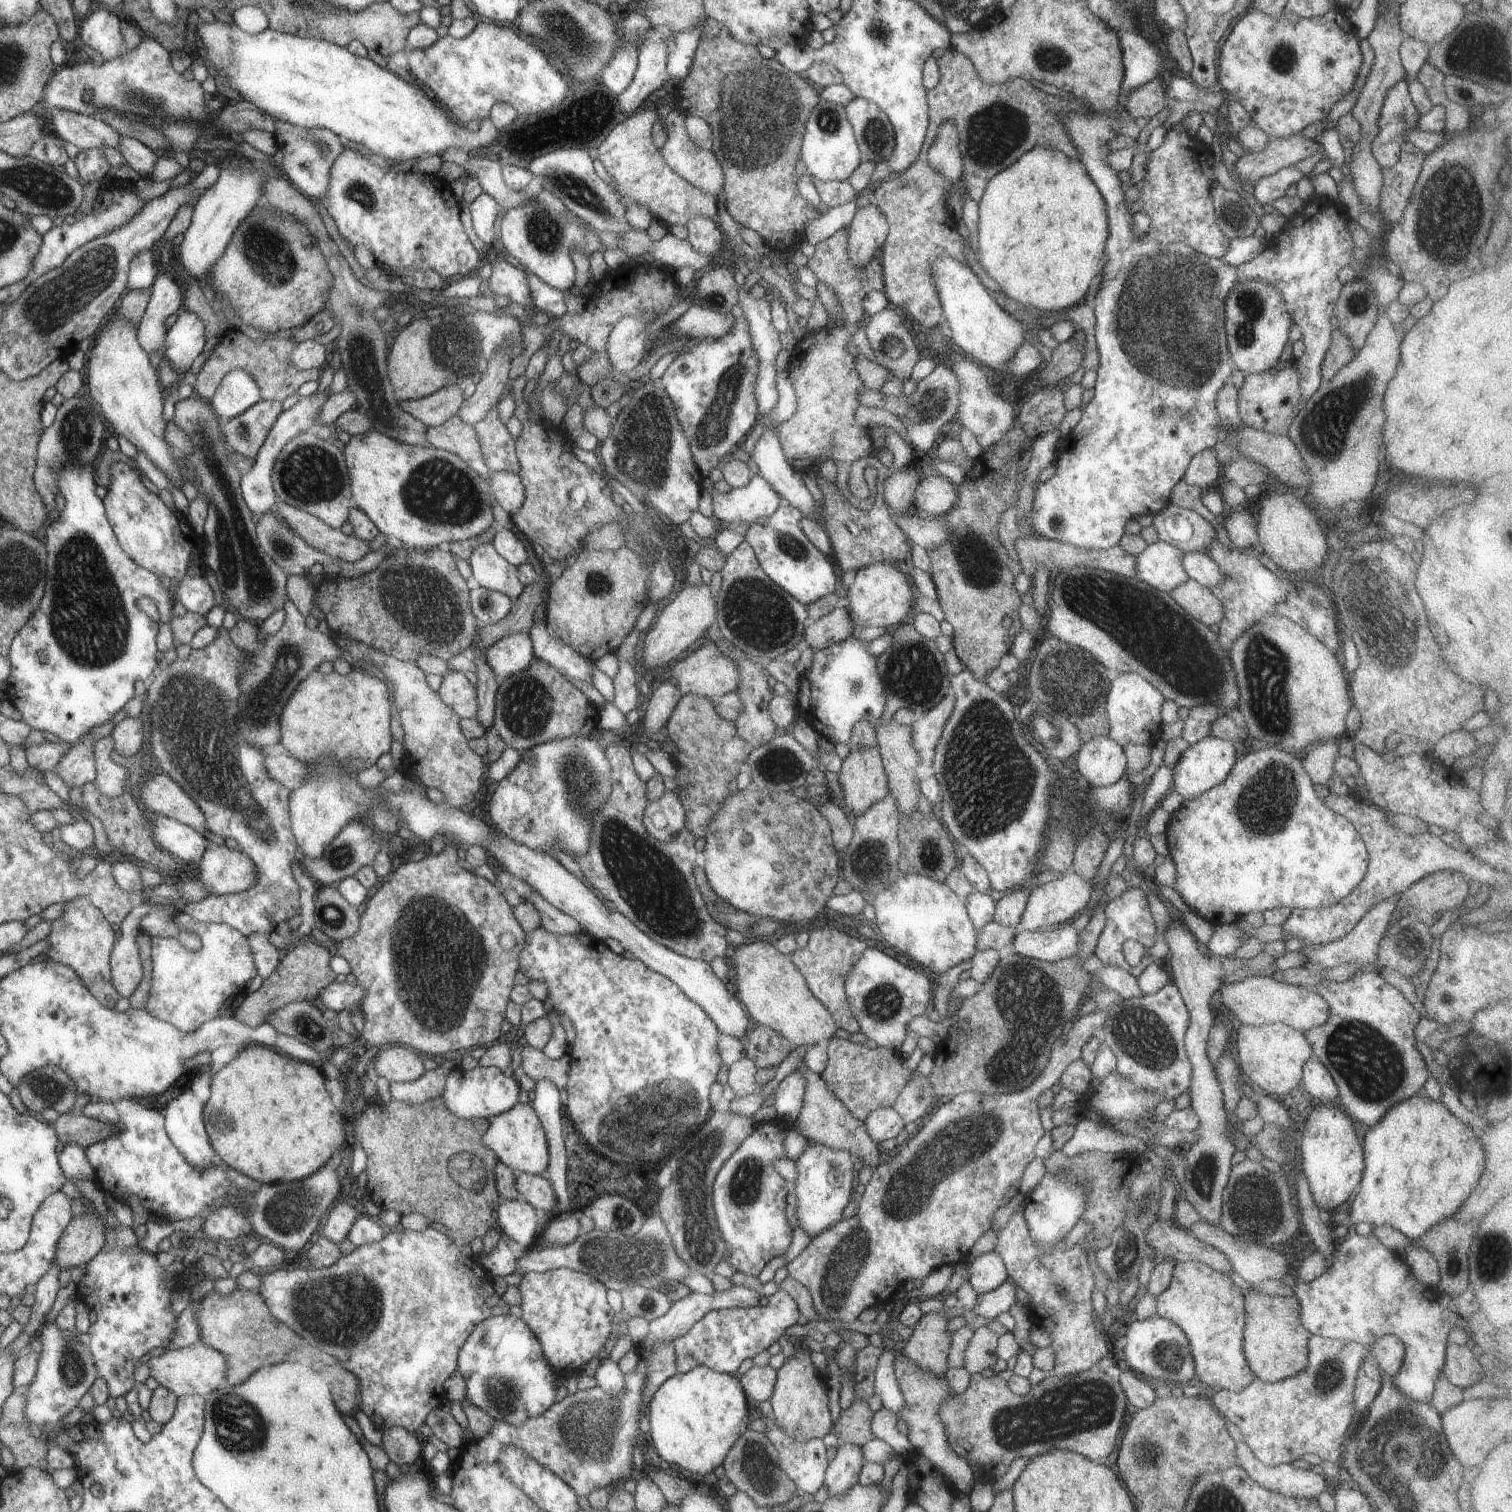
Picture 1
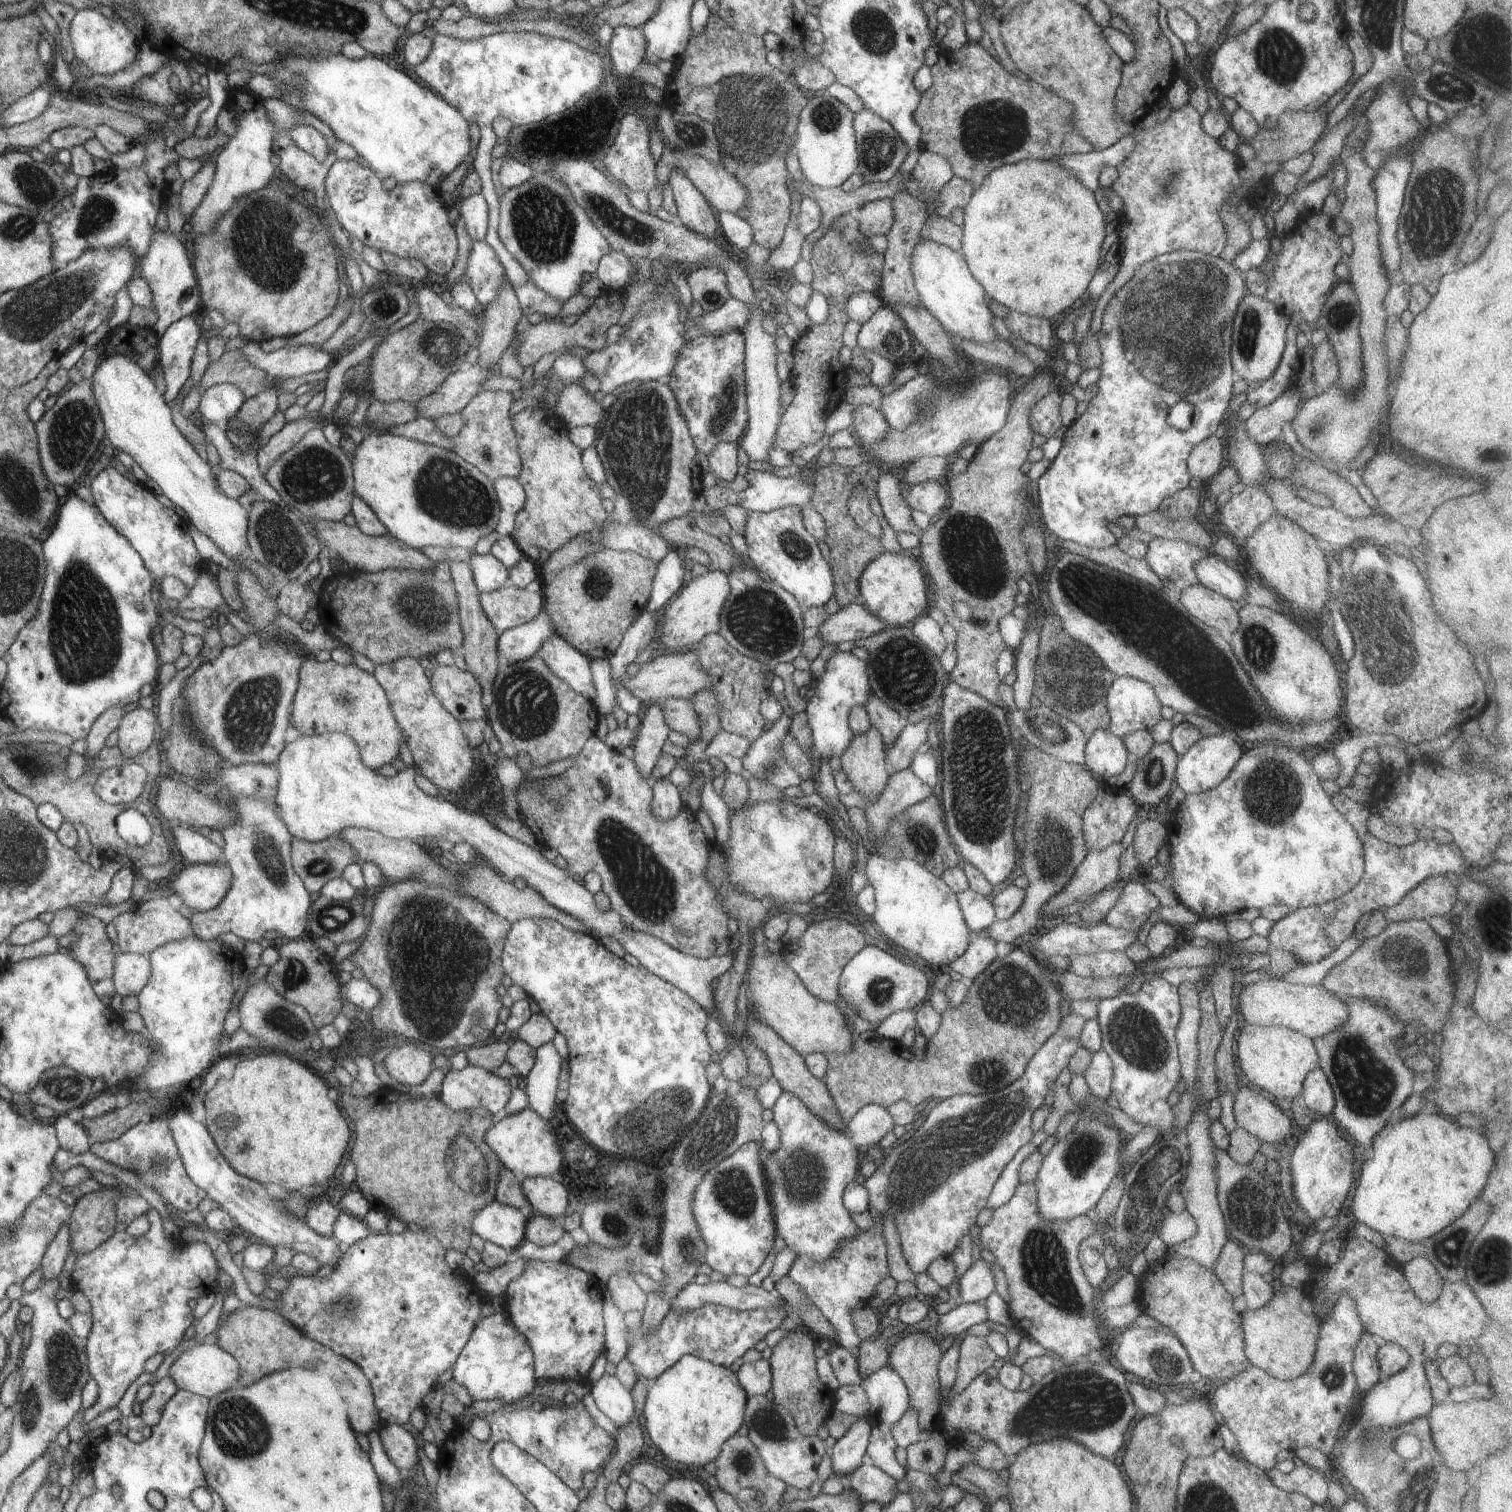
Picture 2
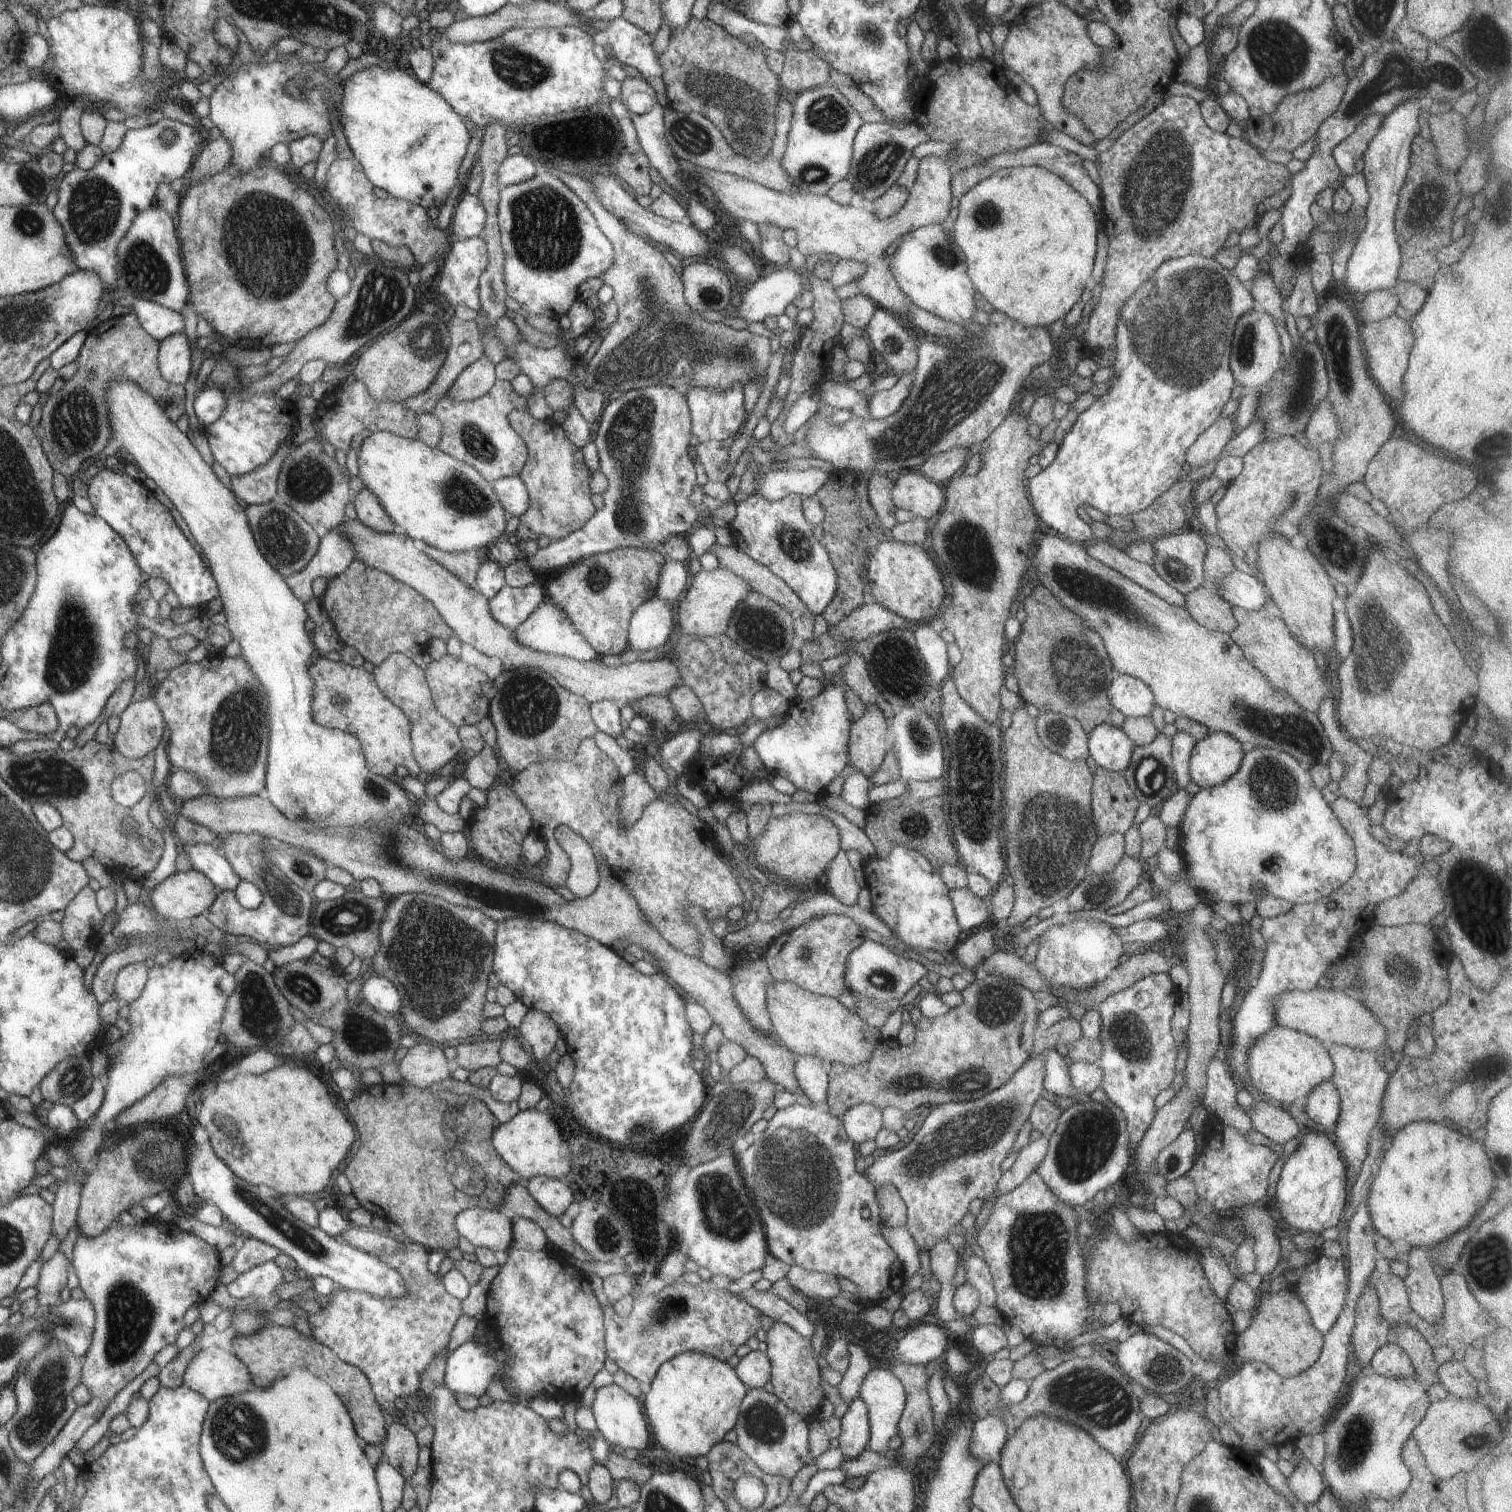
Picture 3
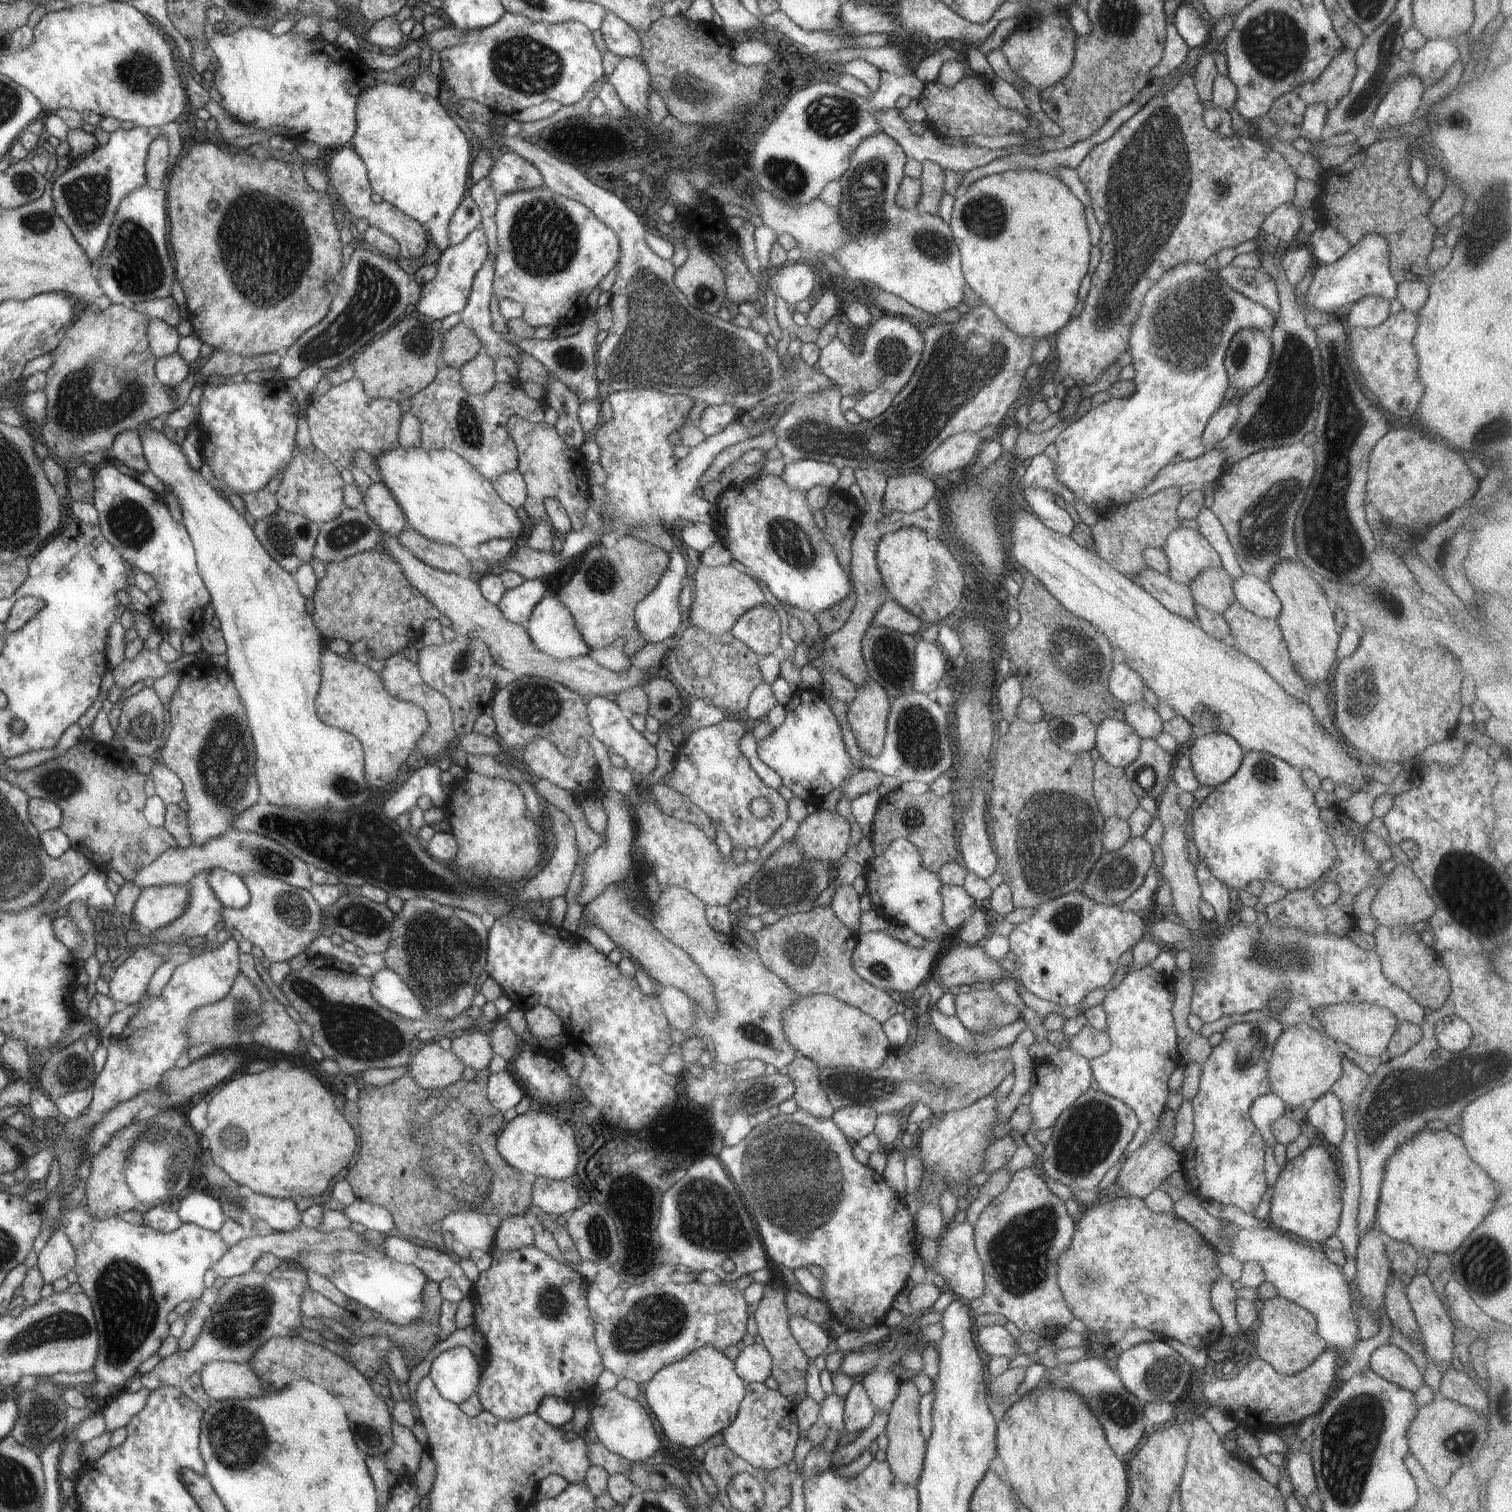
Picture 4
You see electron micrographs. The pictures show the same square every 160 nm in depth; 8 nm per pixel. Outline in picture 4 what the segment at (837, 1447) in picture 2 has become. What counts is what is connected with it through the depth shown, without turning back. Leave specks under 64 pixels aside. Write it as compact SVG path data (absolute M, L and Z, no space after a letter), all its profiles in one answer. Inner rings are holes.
M856 1380L850 1393L844 1396L844 1426L846 1433L858 1434L867 1430L872 1423L876 1408L868 1398L866 1388L860 1380Z

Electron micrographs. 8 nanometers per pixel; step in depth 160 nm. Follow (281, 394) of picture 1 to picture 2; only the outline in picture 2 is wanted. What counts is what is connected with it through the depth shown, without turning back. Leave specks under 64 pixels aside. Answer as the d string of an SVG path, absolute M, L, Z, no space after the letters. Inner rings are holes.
M240 349L228 350L218 358L208 365L206 372L202 375L199 383L196 383L193 388L185 396L181 414L187 418L193 412L196 412L196 408L199 408L201 398L204 396L204 393L211 386L220 384L220 383L232 383L235 384L242 393L244 393L247 398L256 396L261 392L267 390L273 390L278 394L286 394L289 392L294 392L298 386L307 382L320 382L321 380L327 379L328 370L324 369L323 371L318 371L317 373L310 373L309 375L302 375L301 377L291 377L289 379L280 379L277 377L270 376L266 374L264 370L260 370L255 366L252 366L252 363L249 363L242 354Z

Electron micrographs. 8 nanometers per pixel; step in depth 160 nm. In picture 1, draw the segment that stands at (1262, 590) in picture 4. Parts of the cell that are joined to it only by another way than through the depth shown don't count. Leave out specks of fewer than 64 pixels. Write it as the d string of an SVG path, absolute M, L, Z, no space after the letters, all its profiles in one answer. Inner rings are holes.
M1204 552L1184 553L1183 567L1190 579L1209 589L1220 584L1224 578L1220 567Z

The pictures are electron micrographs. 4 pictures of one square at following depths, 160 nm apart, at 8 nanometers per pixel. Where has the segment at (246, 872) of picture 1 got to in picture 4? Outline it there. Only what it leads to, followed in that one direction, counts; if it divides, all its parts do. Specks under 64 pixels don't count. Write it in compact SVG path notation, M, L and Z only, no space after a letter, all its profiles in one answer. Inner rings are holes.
M188 884L148 887L140 892L132 909L133 927L150 934L179 919L189 903Z

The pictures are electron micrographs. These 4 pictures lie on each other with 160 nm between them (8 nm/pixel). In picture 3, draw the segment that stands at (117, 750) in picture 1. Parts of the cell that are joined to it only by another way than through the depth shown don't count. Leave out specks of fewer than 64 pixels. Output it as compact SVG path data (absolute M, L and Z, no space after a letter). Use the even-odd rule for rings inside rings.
M151 694L146 700L130 703L130 706L120 715L120 726L114 735L113 744L125 757L136 760L146 756L149 752L154 752L165 737L166 724L163 719L163 712Z

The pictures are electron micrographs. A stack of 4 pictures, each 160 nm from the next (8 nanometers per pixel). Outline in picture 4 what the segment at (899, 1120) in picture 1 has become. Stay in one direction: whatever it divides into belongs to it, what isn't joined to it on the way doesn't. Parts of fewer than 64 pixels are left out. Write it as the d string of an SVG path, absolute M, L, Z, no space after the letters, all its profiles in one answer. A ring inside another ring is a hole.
M851 1105L836 1109L831 1120L854 1144L861 1138L874 1133L877 1113L868 1105Z

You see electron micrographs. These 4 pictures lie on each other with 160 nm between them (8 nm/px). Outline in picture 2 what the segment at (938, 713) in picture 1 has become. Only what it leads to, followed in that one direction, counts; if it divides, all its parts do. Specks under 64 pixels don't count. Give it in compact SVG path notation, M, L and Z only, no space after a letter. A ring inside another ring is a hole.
M939 716L924 717L920 722L907 724L903 728L894 746L887 750L888 768L891 773L911 766L915 756L926 745L928 730L934 722L939 724Z

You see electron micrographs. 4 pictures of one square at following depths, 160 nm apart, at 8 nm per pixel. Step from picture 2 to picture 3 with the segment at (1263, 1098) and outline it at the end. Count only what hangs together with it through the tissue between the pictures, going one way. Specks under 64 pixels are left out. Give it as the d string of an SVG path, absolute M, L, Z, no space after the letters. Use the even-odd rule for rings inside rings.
M1266 1100L1255 1107L1243 1108L1248 1114L1251 1129L1283 1146L1296 1137L1299 1131L1297 1119L1279 1107L1268 1105Z

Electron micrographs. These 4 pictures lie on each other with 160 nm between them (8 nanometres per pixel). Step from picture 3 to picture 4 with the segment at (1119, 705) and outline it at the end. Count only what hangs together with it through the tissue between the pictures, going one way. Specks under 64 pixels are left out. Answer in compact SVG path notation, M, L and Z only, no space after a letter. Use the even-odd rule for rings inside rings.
M1125 661L1112 668L1109 690L1119 702L1131 704L1144 699L1144 682L1140 674Z

